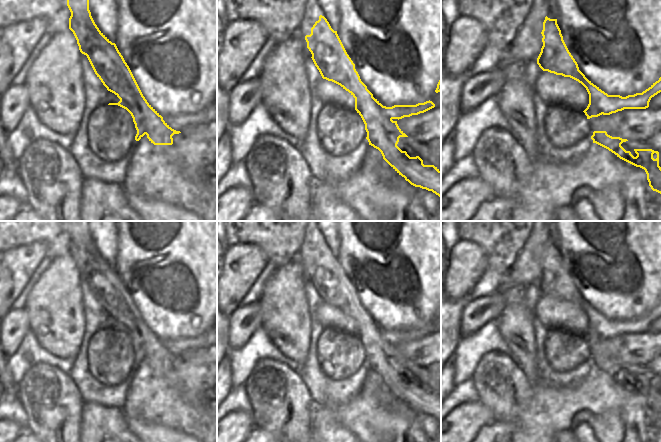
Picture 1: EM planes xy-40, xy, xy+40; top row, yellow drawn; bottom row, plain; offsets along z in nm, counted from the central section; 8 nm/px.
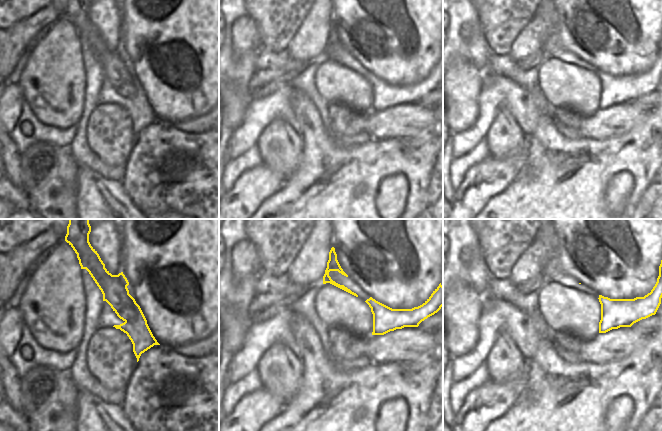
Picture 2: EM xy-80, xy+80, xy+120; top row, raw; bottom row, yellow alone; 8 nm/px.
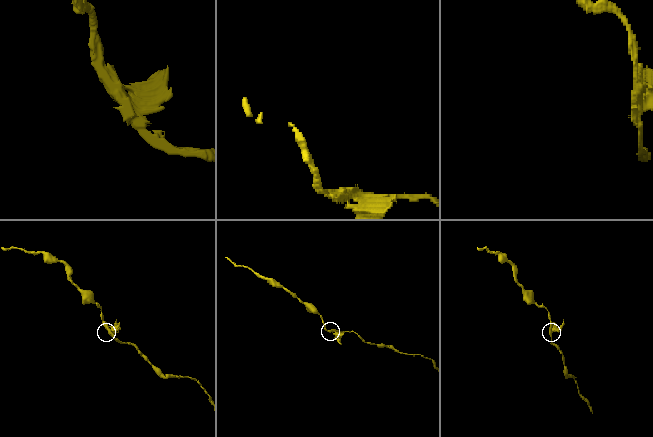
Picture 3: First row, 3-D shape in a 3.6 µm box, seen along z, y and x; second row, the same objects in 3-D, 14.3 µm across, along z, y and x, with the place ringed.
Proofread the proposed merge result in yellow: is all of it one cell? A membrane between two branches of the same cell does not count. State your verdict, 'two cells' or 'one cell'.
two cells

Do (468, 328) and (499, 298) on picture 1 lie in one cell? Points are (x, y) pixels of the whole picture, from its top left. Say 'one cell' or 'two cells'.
one cell

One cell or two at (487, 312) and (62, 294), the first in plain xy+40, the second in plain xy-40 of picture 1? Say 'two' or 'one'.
two

